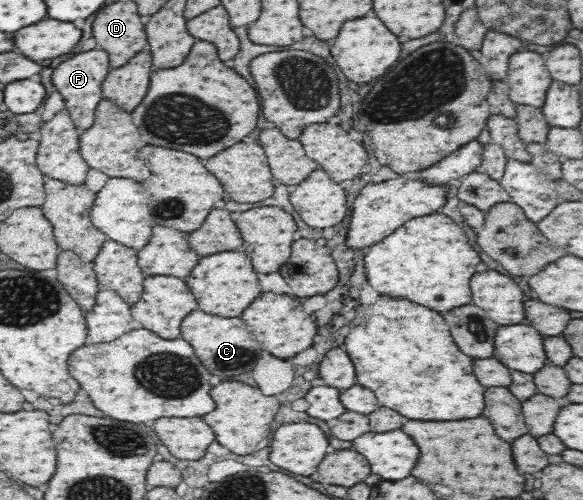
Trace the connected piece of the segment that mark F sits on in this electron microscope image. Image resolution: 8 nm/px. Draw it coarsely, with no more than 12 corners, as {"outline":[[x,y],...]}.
{"outline":[[108,53],[66,59],[52,81],[76,127],[92,127]]}

